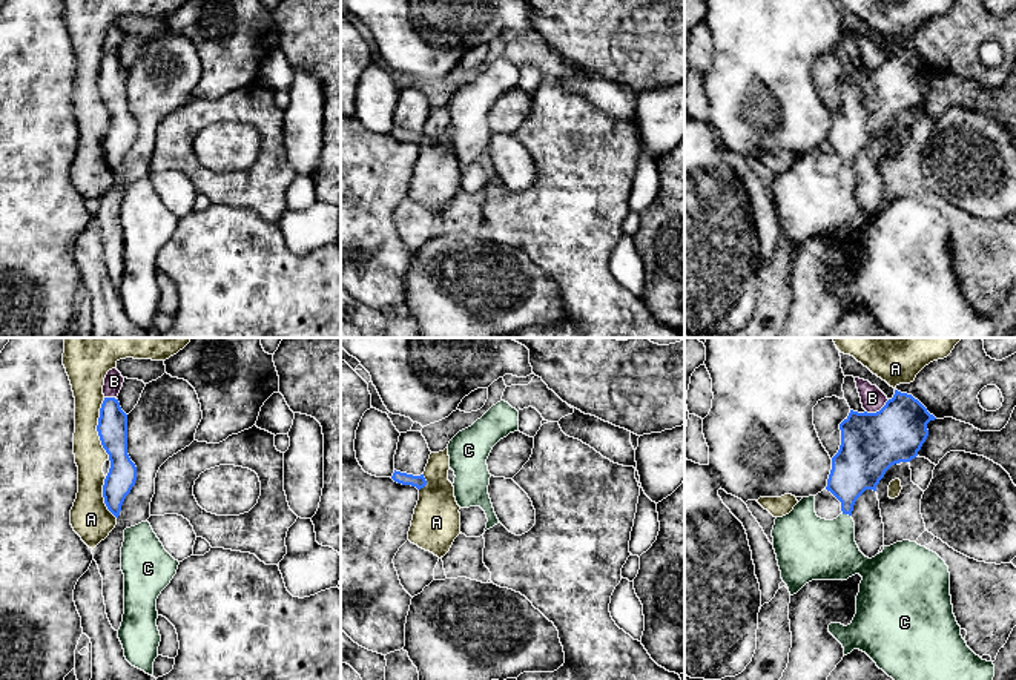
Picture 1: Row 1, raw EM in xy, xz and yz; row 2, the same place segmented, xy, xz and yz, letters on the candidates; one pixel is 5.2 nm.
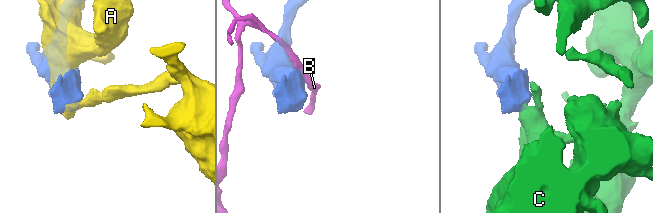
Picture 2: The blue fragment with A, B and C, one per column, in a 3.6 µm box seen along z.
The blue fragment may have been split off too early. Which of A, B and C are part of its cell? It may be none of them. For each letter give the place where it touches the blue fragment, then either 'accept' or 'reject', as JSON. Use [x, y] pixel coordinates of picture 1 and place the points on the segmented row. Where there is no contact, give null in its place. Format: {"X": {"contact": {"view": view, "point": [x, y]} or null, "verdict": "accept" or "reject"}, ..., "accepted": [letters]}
{"A": {"contact": {"view": "xy", "point": [97, 429]}, "verdict": "reject"}, "B": {"contact": {"view": "yz", "point": [877, 412]}, "verdict": "reject"}, "C": {"contact": {"view": "yz", "point": [846, 513]}, "verdict": "accept"}, "accepted": ["C"]}

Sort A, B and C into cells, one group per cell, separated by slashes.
A / B / C

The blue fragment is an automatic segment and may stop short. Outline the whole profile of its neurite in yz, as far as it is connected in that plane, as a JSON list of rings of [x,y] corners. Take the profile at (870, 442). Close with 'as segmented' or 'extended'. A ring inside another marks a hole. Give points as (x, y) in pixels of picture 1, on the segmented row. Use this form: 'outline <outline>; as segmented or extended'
outline [[[895,390],[892,399],[876,413],[858,413],[850,410],[840,424],[841,445],[832,457],[832,470],[826,490],[841,502],[841,514],[833,520],[826,520],[815,513],[815,496],[803,497],[793,510],[775,519],[772,530],[774,550],[777,554],[781,579],[787,585],[790,596],[797,594],[812,580],[847,580],[859,574],[859,593],[856,596],[856,614],[850,625],[830,623],[829,632],[843,645],[844,655],[853,649],[866,652],[879,669],[893,680],[993,680],[993,662],[982,660],[965,643],[961,626],[953,614],[950,596],[950,573],[945,562],[933,551],[916,542],[902,540],[884,550],[875,557],[866,557],[855,542],[855,522],[852,511],[856,499],[866,491],[876,491],[876,485],[886,471],[899,462],[910,462],[918,456],[929,436],[927,424],[936,418],[912,394]]]; extended

